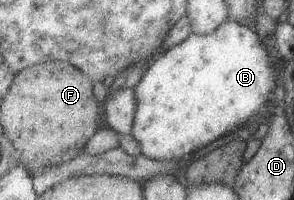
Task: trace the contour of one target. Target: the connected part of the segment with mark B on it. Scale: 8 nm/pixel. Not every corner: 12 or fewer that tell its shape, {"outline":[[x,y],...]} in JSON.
{"outline":[[231,18],[149,64],[132,136],[185,160],[273,102],[275,62]]}

